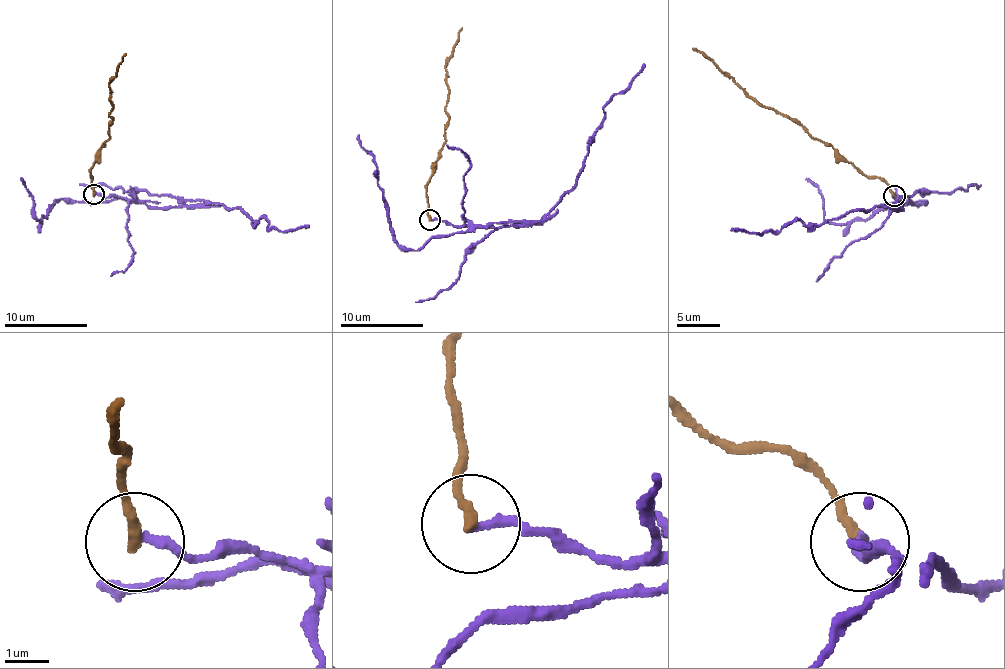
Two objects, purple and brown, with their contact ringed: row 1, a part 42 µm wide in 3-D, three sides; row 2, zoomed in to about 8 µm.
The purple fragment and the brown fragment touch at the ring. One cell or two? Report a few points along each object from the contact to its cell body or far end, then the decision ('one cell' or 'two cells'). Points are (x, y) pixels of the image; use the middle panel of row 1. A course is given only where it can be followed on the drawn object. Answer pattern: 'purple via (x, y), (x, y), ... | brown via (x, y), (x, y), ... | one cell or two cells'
purple via (429, 220), (462, 226), (539, 222), (574, 185), (588, 141), (605, 114), (603, 106), (644, 63) | brown via (429, 220), (425, 185), (431, 164), (446, 139), (444, 129), (448, 121), (446, 61), (462, 28) | two cells

